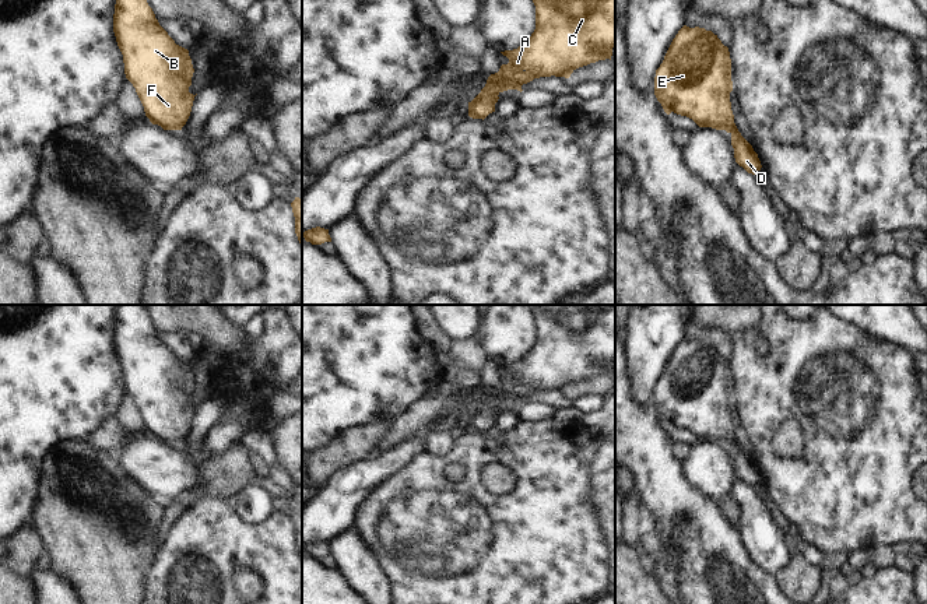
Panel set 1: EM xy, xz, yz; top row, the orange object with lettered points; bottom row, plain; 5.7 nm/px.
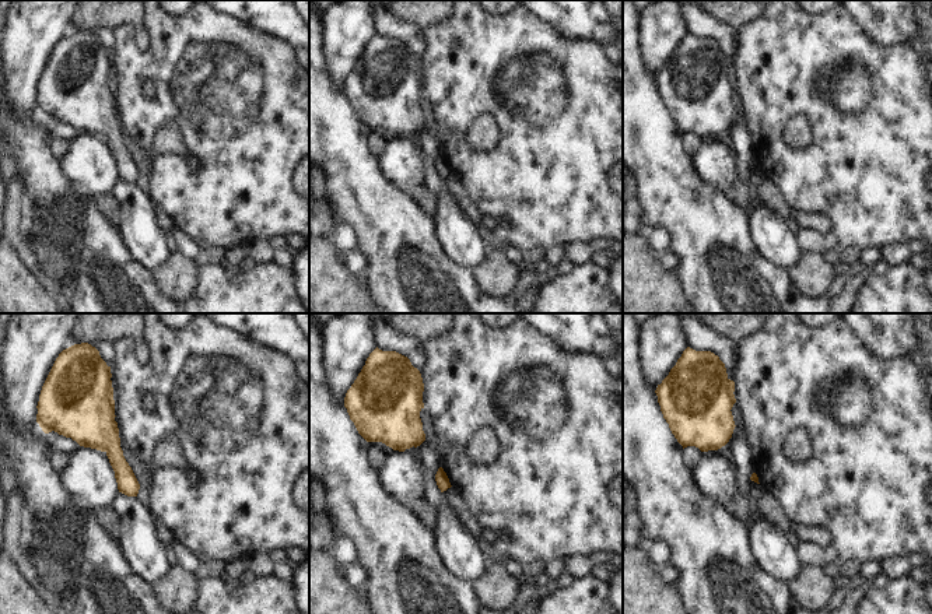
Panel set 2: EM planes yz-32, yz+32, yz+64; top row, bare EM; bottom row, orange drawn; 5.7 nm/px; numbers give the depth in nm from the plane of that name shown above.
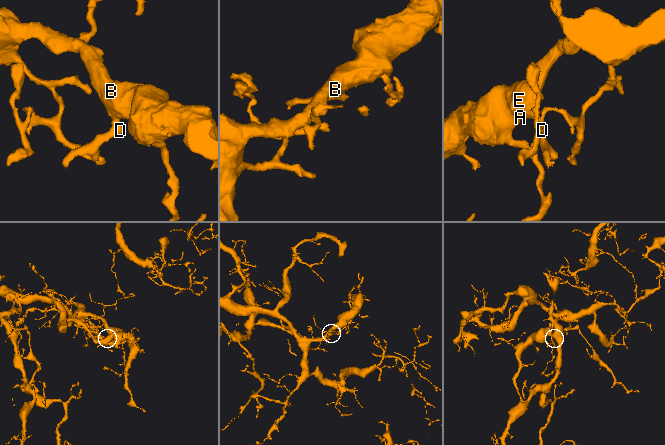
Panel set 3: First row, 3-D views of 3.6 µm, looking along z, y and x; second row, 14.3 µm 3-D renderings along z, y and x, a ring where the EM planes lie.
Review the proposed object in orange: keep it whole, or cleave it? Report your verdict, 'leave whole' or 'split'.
leave whole

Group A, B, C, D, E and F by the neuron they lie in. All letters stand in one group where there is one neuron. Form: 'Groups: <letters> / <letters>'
Groups: A B C D E F.

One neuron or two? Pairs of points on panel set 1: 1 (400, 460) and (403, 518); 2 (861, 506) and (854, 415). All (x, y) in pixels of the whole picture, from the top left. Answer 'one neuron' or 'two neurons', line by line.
1: two neurons
2: one neuron

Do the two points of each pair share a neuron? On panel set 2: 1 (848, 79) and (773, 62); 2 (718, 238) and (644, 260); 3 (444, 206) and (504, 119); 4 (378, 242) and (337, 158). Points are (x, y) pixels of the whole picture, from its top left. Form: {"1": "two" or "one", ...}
{"1": "one", "2": "two", "3": "two", "4": "one"}

